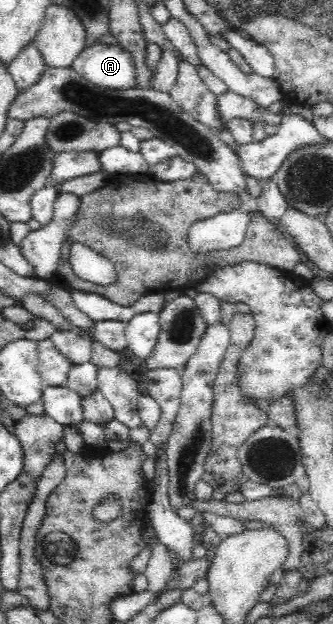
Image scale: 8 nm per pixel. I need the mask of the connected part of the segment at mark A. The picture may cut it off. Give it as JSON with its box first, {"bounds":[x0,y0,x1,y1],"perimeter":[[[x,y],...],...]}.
{"bounds":[71,43,138,91],"perimeter":[[[98,43],[86,47],[71,69],[104,90],[127,91],[138,86],[134,60],[120,44]]]}

